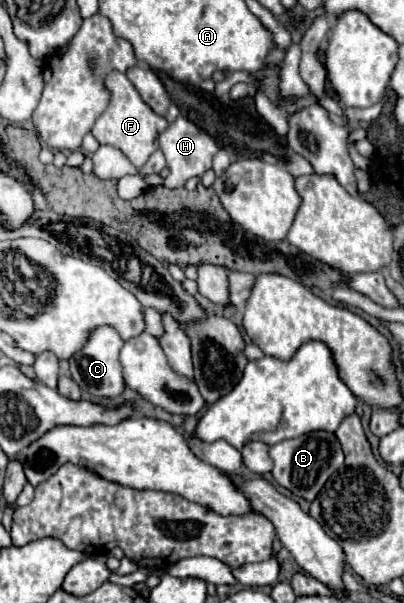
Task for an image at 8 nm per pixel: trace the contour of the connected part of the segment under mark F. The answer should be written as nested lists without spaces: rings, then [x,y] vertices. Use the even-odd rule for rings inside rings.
[[[117,70],[109,72],[105,78],[105,86],[111,92],[111,102],[107,110],[95,120],[91,134],[97,138],[99,144],[109,144],[121,150],[135,168],[141,168],[147,158],[157,150],[157,114],[141,100],[139,92],[125,74]]]

